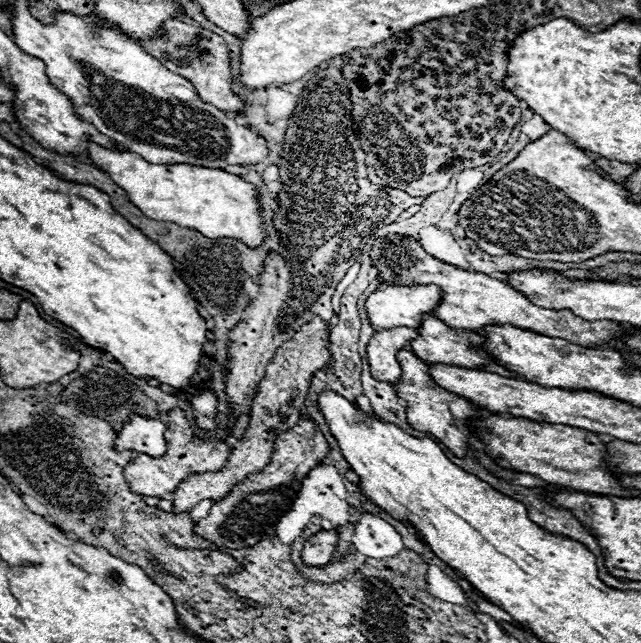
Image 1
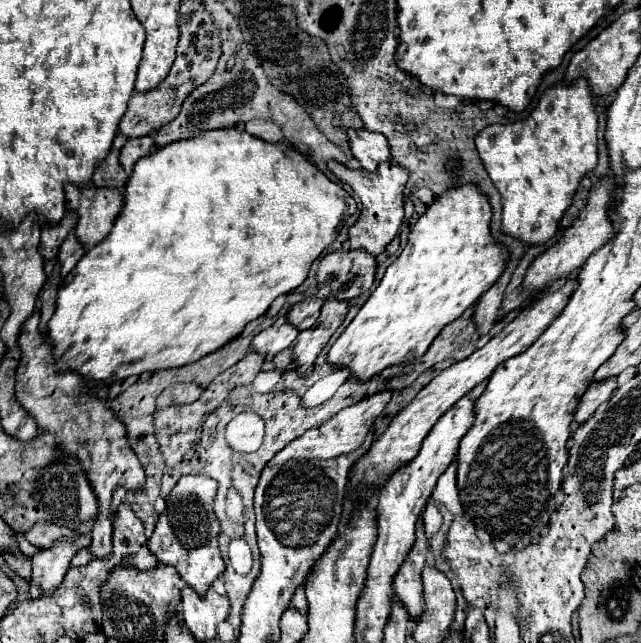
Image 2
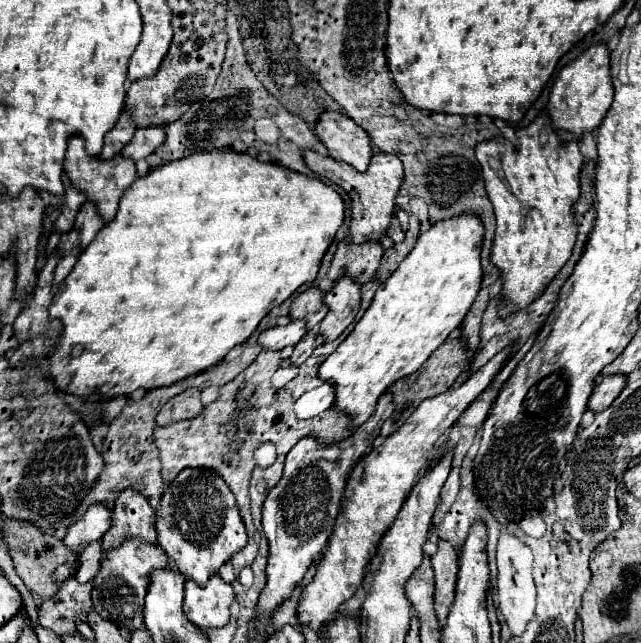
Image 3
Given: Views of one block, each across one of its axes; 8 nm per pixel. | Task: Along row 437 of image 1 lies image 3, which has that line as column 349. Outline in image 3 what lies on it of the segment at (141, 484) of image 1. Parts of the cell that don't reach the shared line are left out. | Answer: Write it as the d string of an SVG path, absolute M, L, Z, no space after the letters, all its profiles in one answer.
M312 150L304 152L304 160L312 172L316 172L318 176L322 176L326 180L332 180L334 184L344 188L344 192L348 192L348 196L352 200L352 220L350 220L352 242L354 244L380 242L382 236L386 236L386 230L394 218L394 200L404 182L404 166L398 160L398 156L374 154L366 172L358 172L350 164L344 164L330 156L322 156Z

